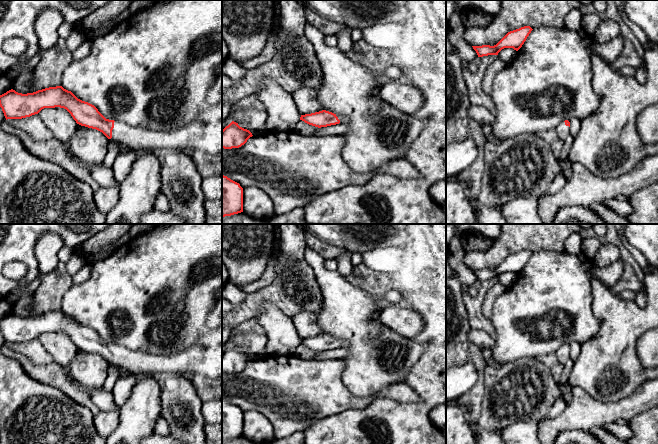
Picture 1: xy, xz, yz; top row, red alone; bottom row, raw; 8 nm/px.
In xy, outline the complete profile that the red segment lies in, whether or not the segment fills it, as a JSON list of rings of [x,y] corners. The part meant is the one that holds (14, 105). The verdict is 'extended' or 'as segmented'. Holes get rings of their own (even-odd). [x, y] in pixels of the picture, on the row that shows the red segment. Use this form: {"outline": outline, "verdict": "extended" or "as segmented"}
{"outline": [[[62,86],[22,94],[11,89],[0,95],[0,107],[7,119],[22,119],[44,108],[66,109],[77,124],[102,132],[108,139],[135,149],[170,148],[201,150],[206,154],[222,153],[222,102],[200,110],[197,119],[178,130],[155,131],[136,128],[106,119],[98,109],[78,99]]], "verdict": "extended"}

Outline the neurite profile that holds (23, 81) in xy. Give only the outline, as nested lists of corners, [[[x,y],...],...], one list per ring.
[[[25,69],[16,77],[14,81],[17,86],[16,92],[22,94],[36,92],[36,90],[30,88],[30,84],[32,82],[32,71],[33,69]]]

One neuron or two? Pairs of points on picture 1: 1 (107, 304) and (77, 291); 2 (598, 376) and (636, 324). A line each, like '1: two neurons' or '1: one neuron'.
1: one neuron
2: one neuron

